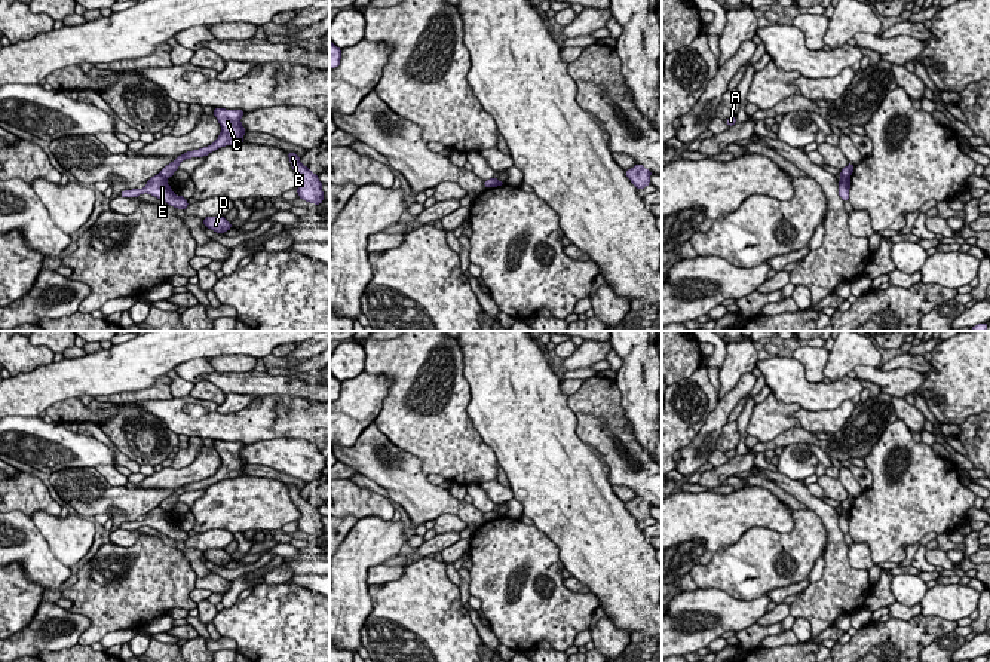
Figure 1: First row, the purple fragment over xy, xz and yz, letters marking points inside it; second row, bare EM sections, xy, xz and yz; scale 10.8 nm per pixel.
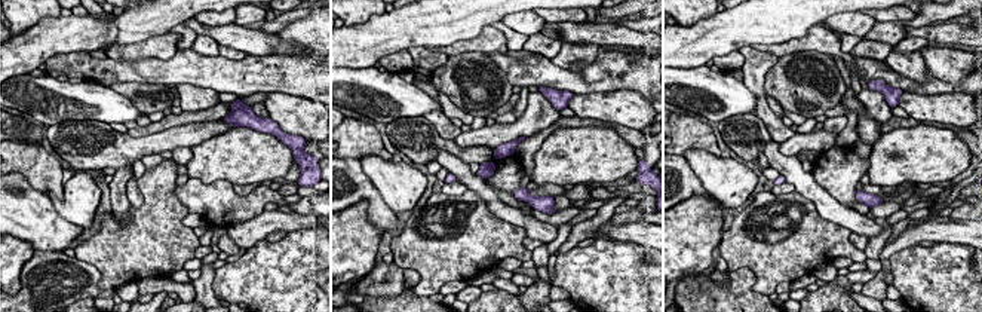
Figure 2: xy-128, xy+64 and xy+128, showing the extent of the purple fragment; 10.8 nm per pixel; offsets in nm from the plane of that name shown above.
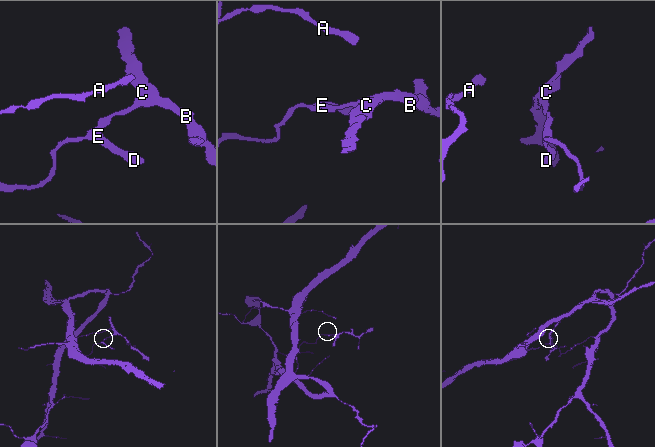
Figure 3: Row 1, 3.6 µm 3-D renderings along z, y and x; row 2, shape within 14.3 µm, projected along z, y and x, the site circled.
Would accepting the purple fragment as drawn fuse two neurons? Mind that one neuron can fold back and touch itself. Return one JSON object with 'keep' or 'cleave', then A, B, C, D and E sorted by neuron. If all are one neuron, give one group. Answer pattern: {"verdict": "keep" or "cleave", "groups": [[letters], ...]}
{"verdict": "cleave", "groups": [["A", "D", "E"], ["B", "C"]]}

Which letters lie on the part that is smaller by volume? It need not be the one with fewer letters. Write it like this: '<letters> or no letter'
B, C

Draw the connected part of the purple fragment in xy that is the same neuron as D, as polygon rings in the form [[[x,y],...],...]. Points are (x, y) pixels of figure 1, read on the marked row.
[[[206,217],[203,218],[203,224],[217,233],[224,233],[232,229],[232,223],[229,223],[224,217]]]

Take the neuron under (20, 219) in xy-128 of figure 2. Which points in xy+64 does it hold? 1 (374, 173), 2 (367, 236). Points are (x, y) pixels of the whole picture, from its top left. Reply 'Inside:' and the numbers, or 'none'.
Inside: none

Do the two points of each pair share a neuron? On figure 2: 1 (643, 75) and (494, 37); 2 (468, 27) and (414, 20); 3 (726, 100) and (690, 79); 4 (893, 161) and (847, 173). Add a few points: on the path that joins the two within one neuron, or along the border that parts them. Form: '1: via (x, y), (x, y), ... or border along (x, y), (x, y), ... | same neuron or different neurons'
1: border along (508, 49), (488, 54) | different neurons
2: via (454, 21), (427, 21) | same neuron
3: via (717, 94), (699, 86) | same neuron
4: border along (868, 158), (867, 174) | different neurons

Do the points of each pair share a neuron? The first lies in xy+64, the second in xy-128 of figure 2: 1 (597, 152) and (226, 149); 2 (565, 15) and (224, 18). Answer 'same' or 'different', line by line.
1: same
2: different

